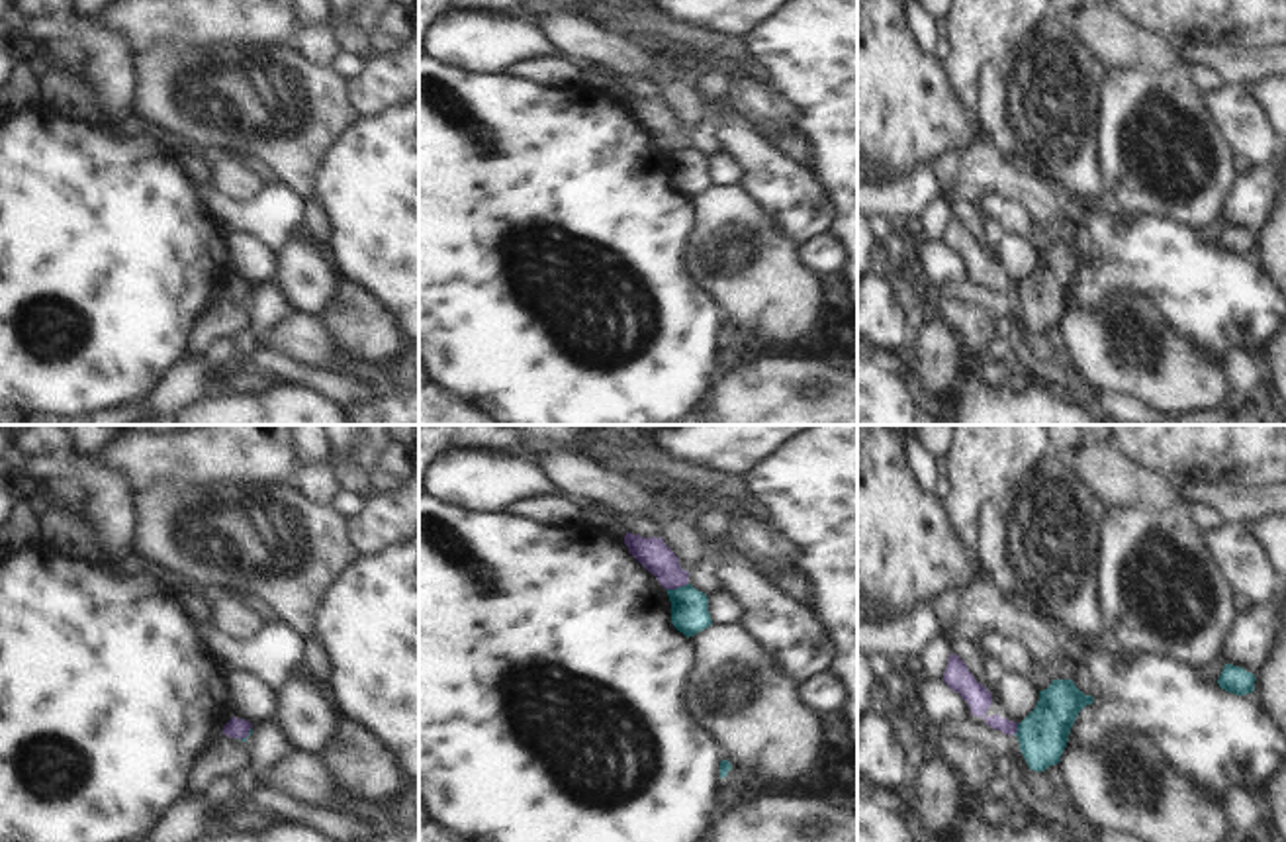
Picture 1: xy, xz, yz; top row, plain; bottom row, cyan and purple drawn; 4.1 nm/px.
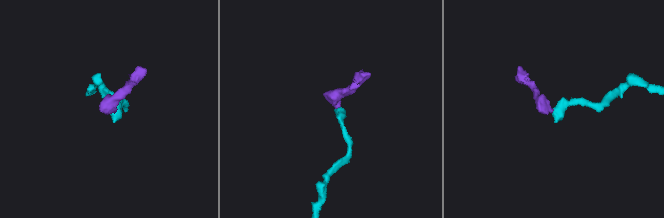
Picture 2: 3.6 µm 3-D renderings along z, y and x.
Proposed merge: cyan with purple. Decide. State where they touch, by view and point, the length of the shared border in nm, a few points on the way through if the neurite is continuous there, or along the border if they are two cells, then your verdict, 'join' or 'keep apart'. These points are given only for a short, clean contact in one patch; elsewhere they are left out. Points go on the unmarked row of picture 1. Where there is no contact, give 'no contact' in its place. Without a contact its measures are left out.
xz (678, 149) | 90 nm | along xz (688, 143), (668, 151) | keep apart

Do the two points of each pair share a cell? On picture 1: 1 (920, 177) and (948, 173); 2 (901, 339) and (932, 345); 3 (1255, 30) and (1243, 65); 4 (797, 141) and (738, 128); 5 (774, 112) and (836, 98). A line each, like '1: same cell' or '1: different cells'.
1: different cells
2: different cells
3: different cells
4: different cells
5: different cells

